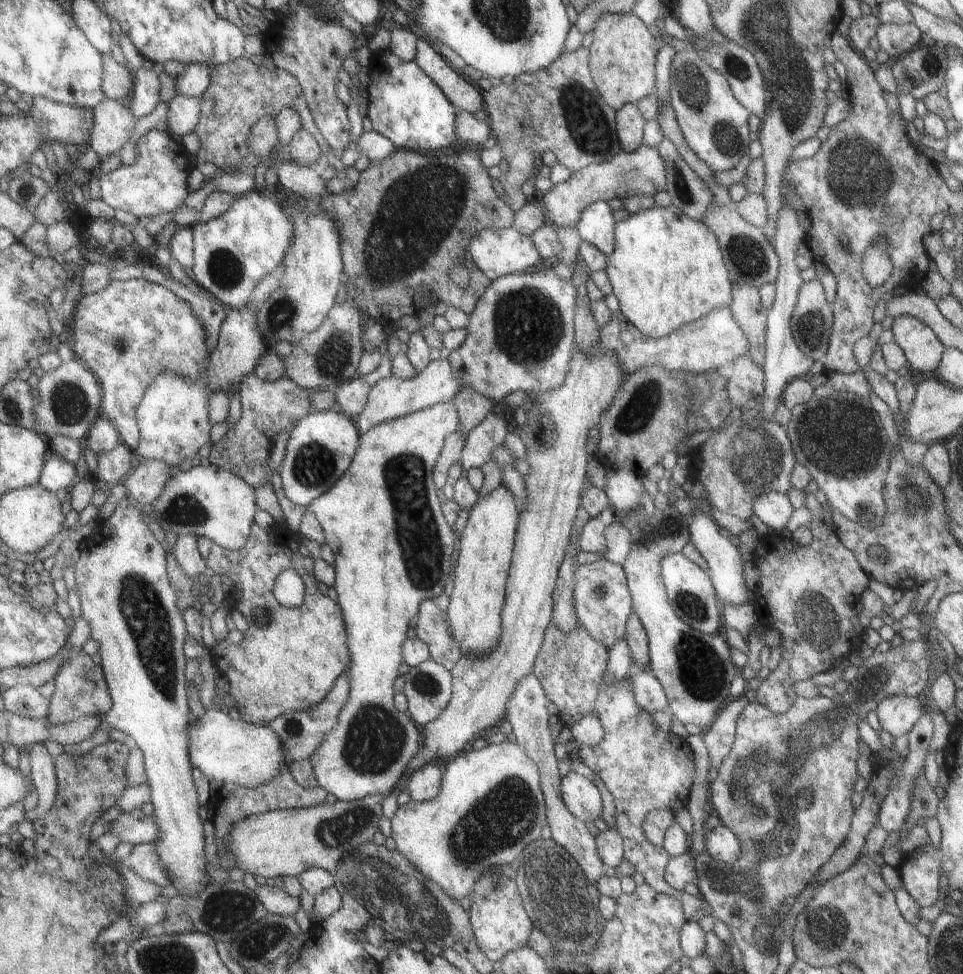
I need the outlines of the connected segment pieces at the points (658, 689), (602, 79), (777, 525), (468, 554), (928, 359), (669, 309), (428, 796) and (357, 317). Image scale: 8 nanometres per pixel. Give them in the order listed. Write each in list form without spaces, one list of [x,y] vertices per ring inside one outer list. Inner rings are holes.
[[[632,671],[630,684],[632,684],[634,700],[640,708],[651,714],[659,710],[666,711],[668,702],[664,689],[650,672]]]
[[[631,11],[620,14],[606,12],[596,20],[592,32],[594,40],[588,48],[590,76],[596,92],[616,111],[624,104],[638,102],[655,91],[656,56],[665,39],[654,36],[654,30]]]
[[[764,492],[754,500],[753,513],[773,529],[776,536],[786,527],[794,510],[788,495],[784,493]]]
[[[503,484],[480,496],[469,512],[469,521],[460,536],[460,554],[455,568],[454,590],[448,608],[452,634],[460,641],[464,654],[482,656],[496,650],[502,636],[500,610],[506,600],[506,581],[518,526],[519,507]]]
[[[897,316],[892,320],[893,341],[900,346],[907,364],[920,372],[935,372],[945,346],[930,326],[913,316]]]
[[[674,204],[666,207],[648,208],[642,212],[630,213],[628,218],[620,220],[616,223],[614,229],[615,245],[612,254],[607,257],[606,274],[608,280],[610,280],[610,286],[612,286],[613,295],[618,298],[619,310],[624,316],[638,329],[642,334],[649,337],[660,338],[678,330],[684,324],[694,322],[702,316],[706,316],[712,308],[718,308],[718,306],[730,306],[732,304],[732,281],[730,280],[730,273],[726,268],[722,251],[720,250],[718,239],[716,234],[706,226],[702,221],[694,220],[689,216],[686,216],[679,208],[676,208]]]
[[[434,763],[424,766],[413,774],[408,784],[408,792],[418,802],[428,802],[438,798],[443,789],[446,763]]]
[[[348,299],[341,304],[336,303],[326,322],[312,334],[308,334],[304,340],[300,340],[294,346],[292,354],[285,358],[287,377],[302,388],[314,392],[317,389],[335,389],[346,380],[359,376],[360,363],[365,353],[362,330],[364,319],[356,304]]]

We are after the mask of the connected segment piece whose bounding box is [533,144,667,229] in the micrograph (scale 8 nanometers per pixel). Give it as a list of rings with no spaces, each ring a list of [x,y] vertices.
[[[640,145],[632,152],[620,151],[612,158],[592,164],[584,169],[574,171],[572,178],[568,178],[562,184],[555,184],[546,190],[544,194],[533,195],[537,203],[542,202],[542,208],[549,215],[553,226],[559,228],[574,228],[582,210],[596,201],[608,202],[612,198],[630,198],[636,195],[648,195],[653,197],[659,191],[666,191],[667,178],[664,160],[656,146]]]

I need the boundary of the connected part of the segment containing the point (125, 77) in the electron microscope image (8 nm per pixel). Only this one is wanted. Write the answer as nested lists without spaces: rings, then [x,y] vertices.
[[[111,54],[106,55],[106,74],[104,75],[104,92],[110,99],[127,103],[136,88],[136,76],[128,65],[120,64]]]

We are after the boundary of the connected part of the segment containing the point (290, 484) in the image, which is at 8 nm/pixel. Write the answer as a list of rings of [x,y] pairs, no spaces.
[[[334,409],[309,414],[293,429],[286,458],[278,472],[280,490],[294,504],[309,507],[323,497],[351,468],[362,432],[353,417]]]

